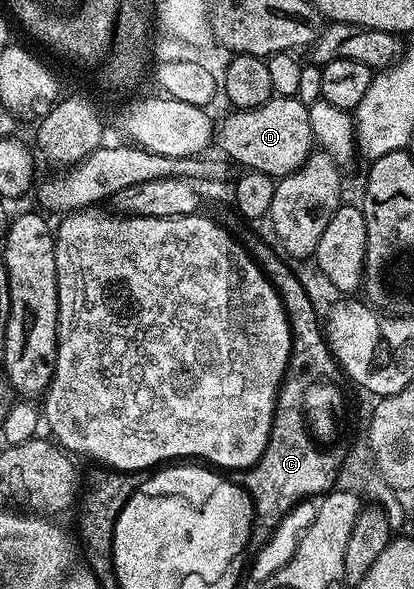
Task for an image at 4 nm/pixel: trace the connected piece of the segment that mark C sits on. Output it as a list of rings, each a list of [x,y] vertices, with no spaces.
[[[270,246],[252,247],[251,253],[281,297],[291,328],[291,356],[289,366],[285,369],[285,378],[281,381],[281,391],[277,393],[267,448],[257,465],[249,467],[239,478],[240,485],[248,490],[249,497],[253,499],[255,521],[253,530],[249,533],[249,546],[257,550],[268,544],[269,537],[276,532],[281,517],[288,510],[295,509],[304,498],[316,499],[334,489],[337,476],[343,469],[342,451],[320,450],[322,447],[310,430],[305,405],[305,393],[314,383],[324,383],[332,379],[333,373],[338,373],[337,359],[331,352],[326,331],[323,329],[322,315],[321,318],[317,315],[317,306],[313,303],[308,288],[301,283],[300,276],[288,266],[290,263]]]

